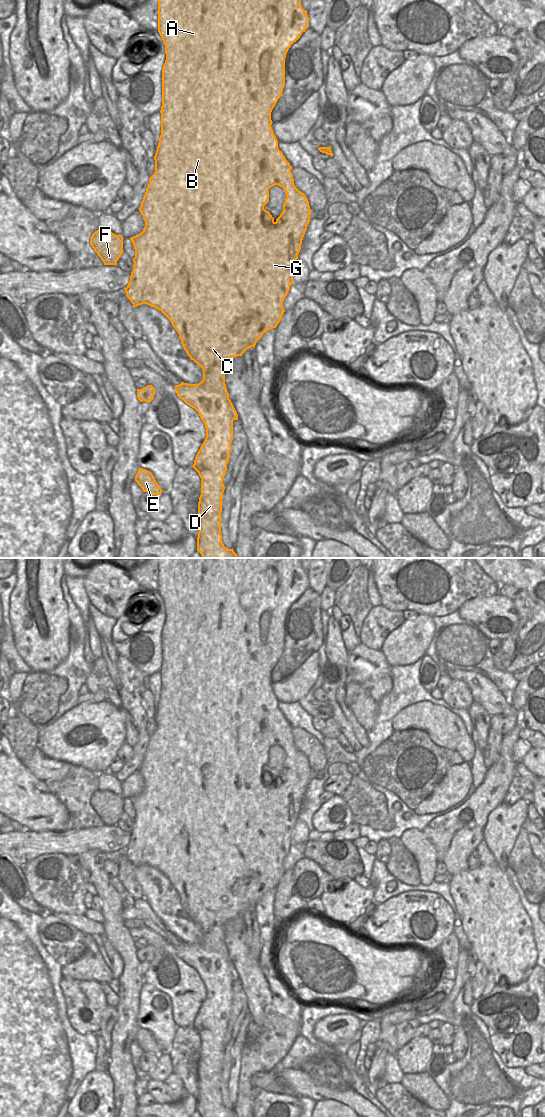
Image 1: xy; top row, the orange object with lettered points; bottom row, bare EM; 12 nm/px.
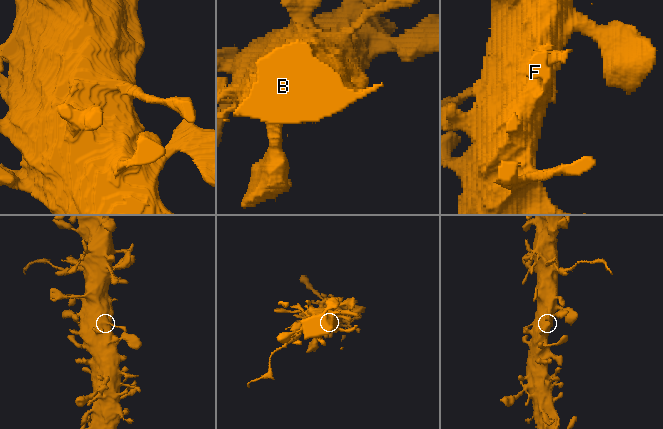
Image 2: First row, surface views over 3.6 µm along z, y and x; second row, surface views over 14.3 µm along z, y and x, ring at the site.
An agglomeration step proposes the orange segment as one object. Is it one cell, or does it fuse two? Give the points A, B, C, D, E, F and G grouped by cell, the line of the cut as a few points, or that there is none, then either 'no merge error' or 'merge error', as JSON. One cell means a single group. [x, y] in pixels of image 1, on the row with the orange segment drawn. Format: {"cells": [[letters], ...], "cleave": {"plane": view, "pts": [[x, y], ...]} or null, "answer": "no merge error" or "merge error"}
{"cells": [["A", "B", "C", "D", "E", "F", "G"]], "cleave": null, "answer": "no merge error"}

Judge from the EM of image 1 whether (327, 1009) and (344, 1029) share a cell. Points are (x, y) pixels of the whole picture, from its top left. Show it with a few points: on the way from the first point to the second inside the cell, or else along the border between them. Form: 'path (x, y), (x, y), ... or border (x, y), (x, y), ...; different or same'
border (354, 1015), (326, 1015), (318, 1021), (313, 1029); different

